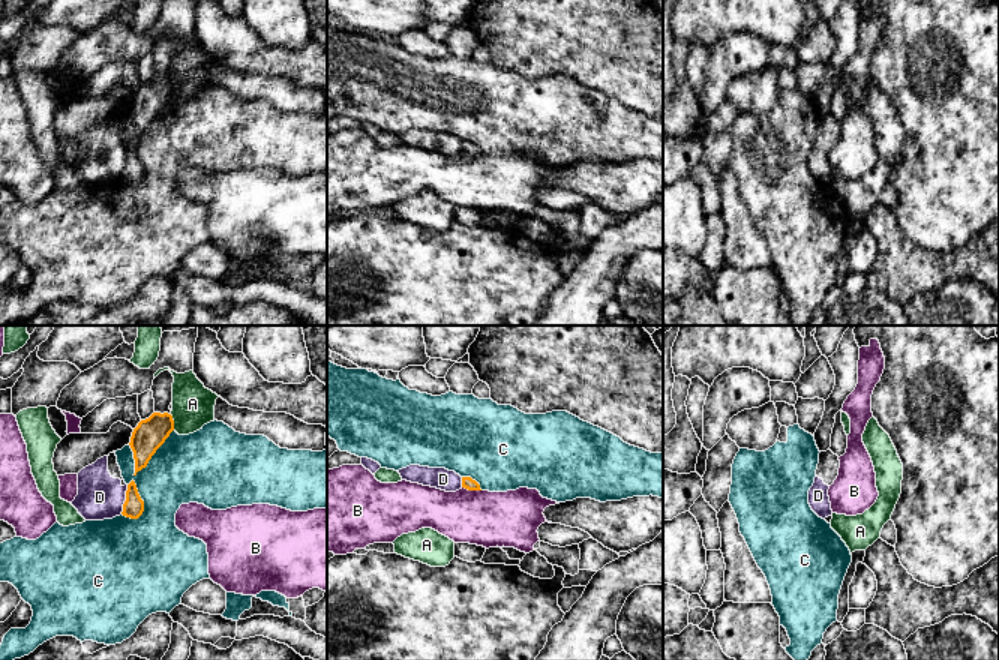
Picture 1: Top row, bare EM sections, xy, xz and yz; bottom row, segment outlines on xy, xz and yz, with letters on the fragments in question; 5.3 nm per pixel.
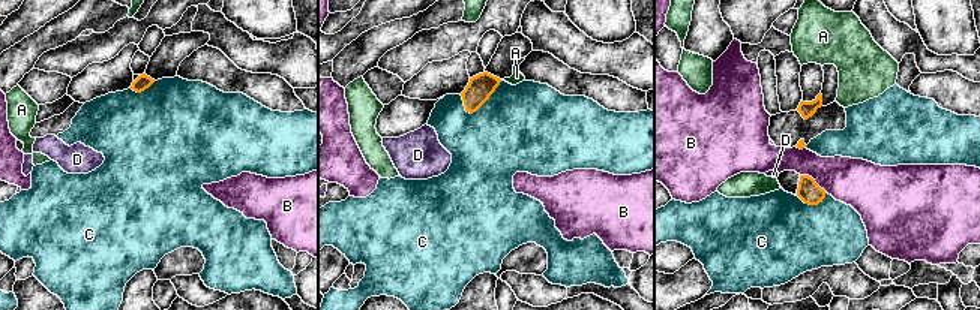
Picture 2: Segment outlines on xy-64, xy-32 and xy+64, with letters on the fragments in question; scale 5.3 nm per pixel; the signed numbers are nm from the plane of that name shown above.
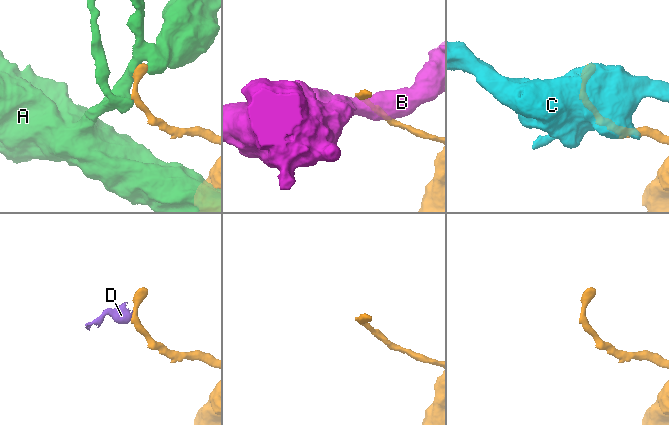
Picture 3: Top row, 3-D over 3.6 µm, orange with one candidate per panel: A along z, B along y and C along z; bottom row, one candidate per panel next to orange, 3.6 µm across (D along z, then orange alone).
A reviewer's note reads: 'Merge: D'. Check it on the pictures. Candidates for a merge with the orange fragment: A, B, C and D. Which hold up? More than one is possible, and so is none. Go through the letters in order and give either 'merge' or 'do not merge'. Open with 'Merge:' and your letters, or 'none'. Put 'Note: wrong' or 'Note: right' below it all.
Merge: none
A: do not merge
B: do not merge
C: do not merge
D: do not merge
Note: wrong

